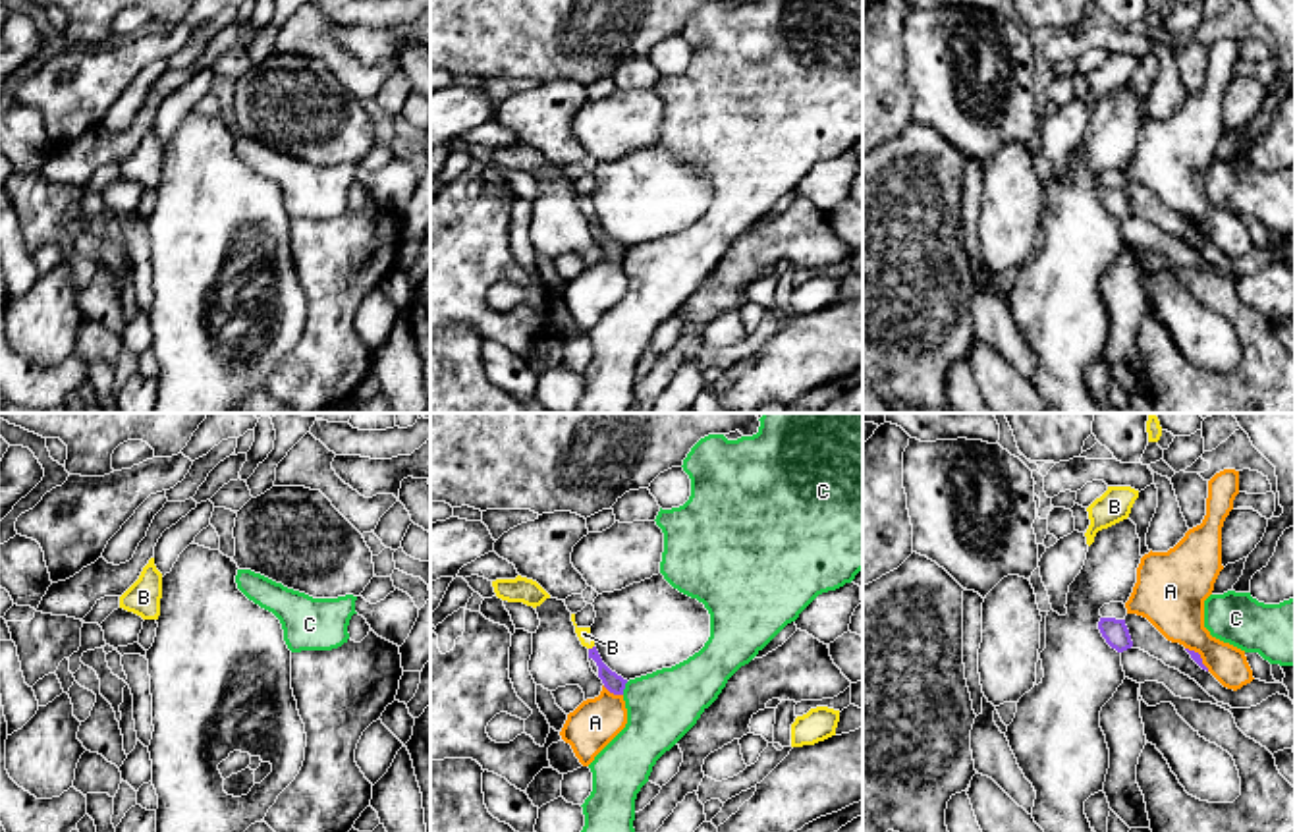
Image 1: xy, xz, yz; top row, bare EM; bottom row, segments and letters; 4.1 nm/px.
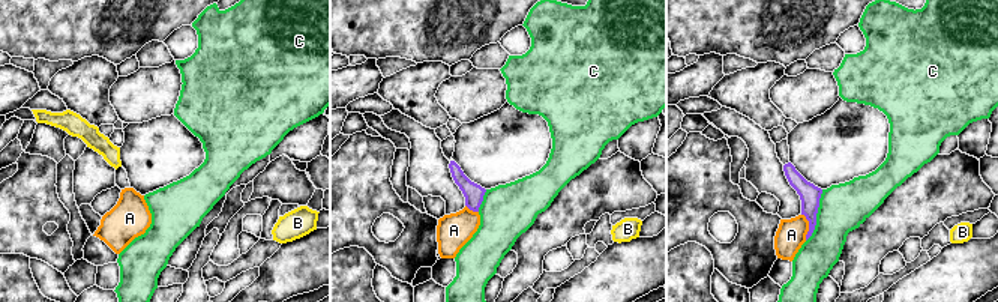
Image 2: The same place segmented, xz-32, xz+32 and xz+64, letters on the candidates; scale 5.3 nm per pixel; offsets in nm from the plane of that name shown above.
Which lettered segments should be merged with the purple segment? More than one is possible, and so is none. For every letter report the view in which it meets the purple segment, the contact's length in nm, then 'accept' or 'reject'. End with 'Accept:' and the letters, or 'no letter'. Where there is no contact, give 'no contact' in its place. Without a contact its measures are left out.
A: xz | 100 nm | reject
B: xz | 30 nm | accept
C: xz | 60 nm | reject
Accept: B

